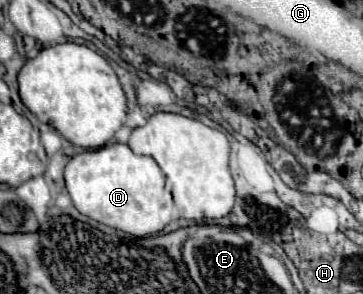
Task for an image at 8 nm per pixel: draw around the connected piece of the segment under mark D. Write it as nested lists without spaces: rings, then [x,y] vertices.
[[[105,144],[97,150],[85,150],[81,154],[75,154],[69,164],[65,166],[65,184],[69,190],[69,196],[73,200],[73,206],[91,220],[96,220],[105,226],[117,230],[123,230],[131,236],[143,238],[161,232],[175,216],[175,206],[171,198],[171,190],[167,188],[167,178],[157,166],[157,162],[151,156],[135,154],[127,144]]]

